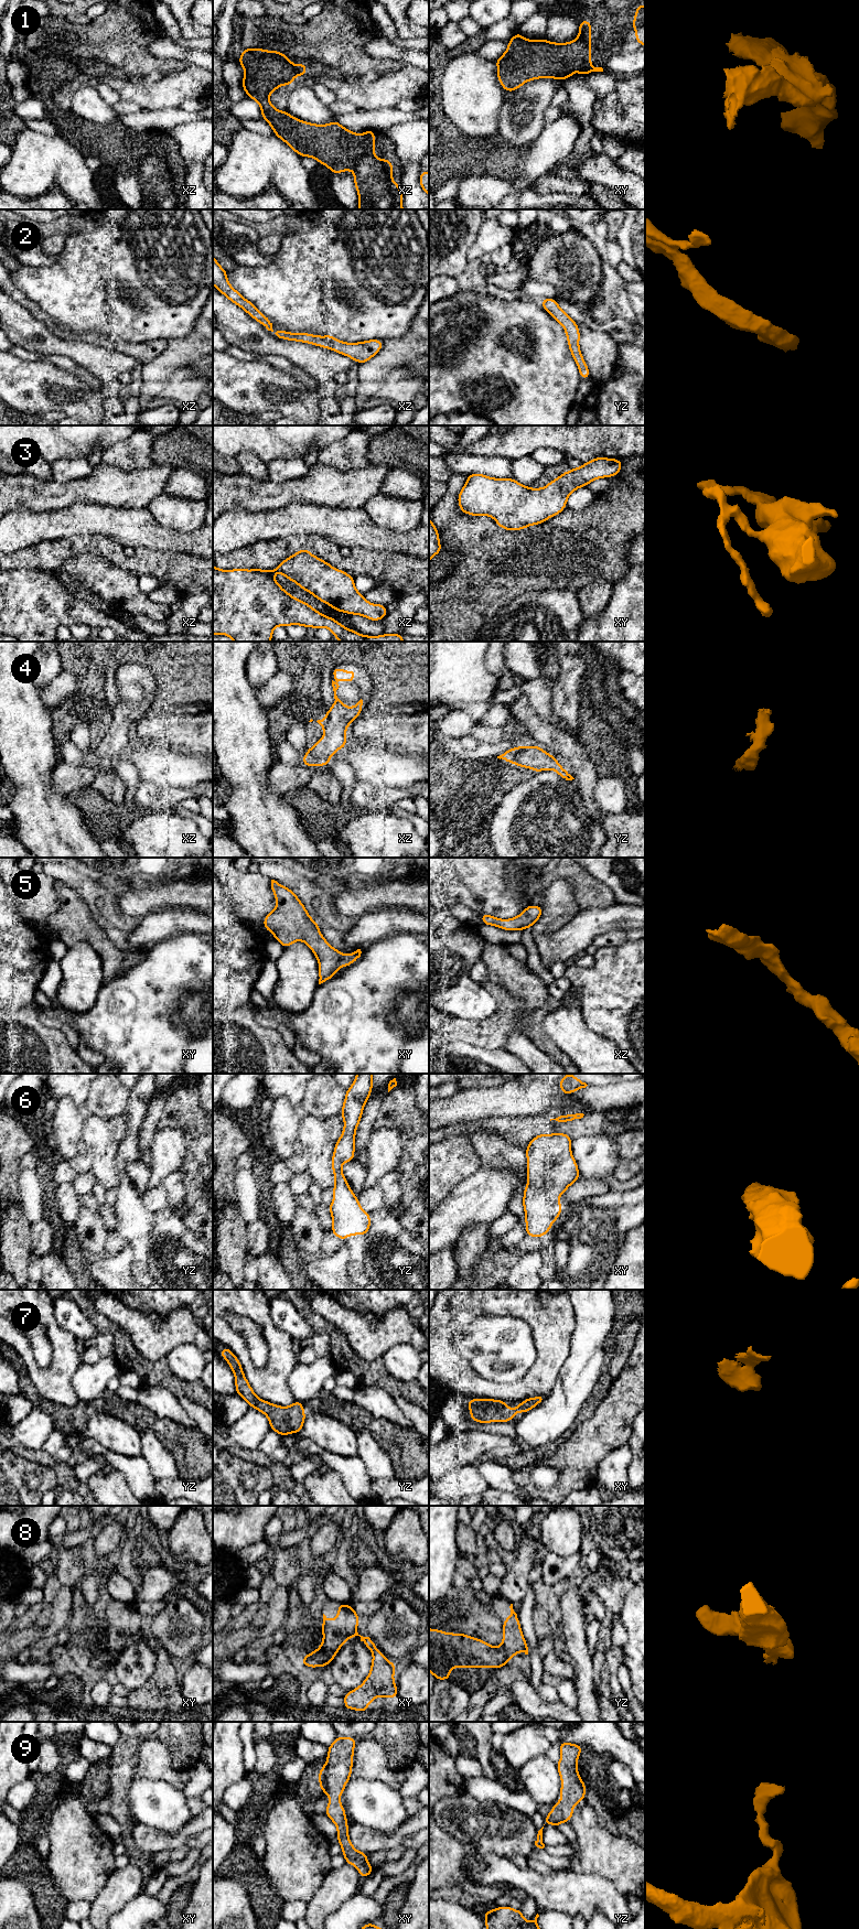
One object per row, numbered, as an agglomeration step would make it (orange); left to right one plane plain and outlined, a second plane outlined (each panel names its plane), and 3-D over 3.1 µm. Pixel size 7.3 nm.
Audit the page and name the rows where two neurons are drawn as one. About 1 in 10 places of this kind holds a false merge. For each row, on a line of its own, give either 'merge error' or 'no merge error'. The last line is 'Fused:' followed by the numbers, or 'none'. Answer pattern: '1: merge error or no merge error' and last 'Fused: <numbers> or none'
1: no merge error
2: no merge error
3: no merge error
4: no merge error
5: no merge error
6: no merge error
7: no merge error
8: no merge error
9: no merge error
Fused: none

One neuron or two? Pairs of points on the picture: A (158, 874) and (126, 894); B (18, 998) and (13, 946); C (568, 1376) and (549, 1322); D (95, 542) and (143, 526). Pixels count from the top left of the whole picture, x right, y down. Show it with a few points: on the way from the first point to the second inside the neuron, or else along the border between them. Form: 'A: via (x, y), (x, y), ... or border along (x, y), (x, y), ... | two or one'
A: border along (116, 882), (138, 888), (157, 887), (162, 884) | two
B: via (13, 984), (13, 959) | one
C: border along (570, 1337), (569, 1354), (556, 1378), (554, 1387) | two
D: border along (85, 534), (100, 534), (125, 547), (135, 547) | two

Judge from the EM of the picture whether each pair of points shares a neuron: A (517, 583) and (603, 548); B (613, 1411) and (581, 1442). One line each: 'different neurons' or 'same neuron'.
A: same neuron
B: same neuron

